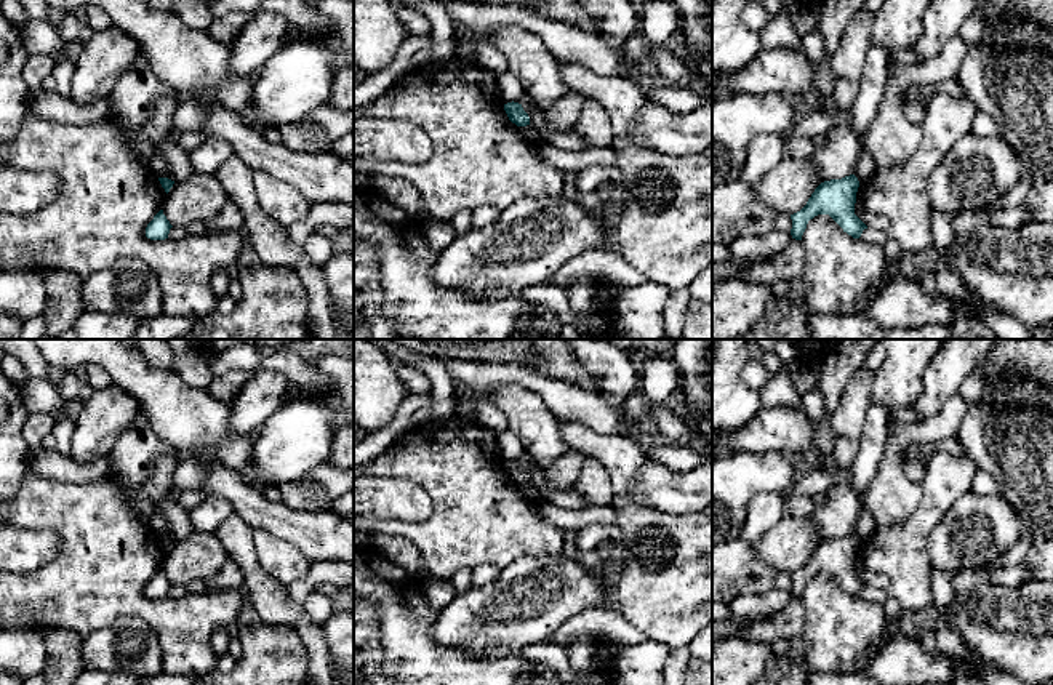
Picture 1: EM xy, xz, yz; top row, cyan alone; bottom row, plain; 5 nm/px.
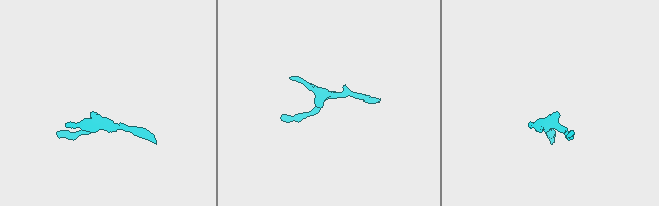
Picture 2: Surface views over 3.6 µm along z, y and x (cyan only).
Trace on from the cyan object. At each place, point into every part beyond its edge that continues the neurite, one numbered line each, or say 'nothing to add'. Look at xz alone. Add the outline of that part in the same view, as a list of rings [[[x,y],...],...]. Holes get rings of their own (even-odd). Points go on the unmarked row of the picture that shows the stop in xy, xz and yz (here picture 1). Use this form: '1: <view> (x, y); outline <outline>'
nothing to add

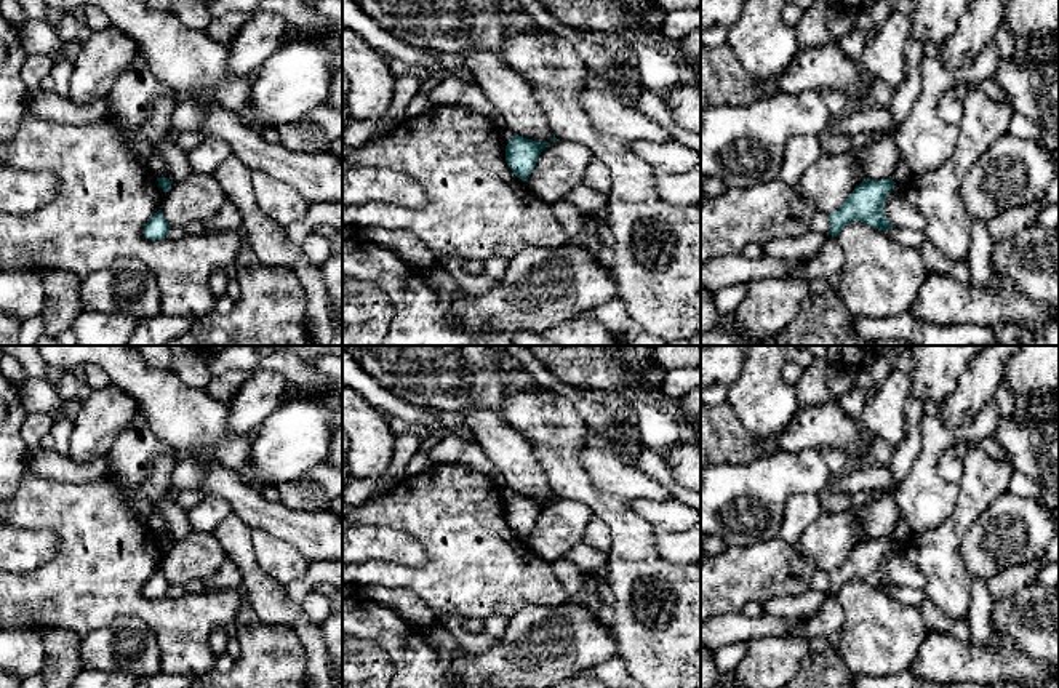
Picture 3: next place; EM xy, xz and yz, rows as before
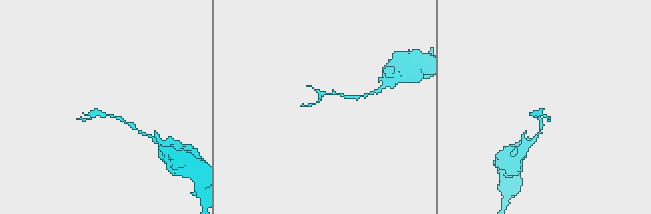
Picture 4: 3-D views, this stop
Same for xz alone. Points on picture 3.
nothing to add

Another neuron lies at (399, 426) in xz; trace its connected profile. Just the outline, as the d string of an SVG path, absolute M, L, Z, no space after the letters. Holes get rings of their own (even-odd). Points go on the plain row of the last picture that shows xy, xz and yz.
M386 413L386 419L389 422L390 430L395 435L411 434L422 440L430 434L427 427L416 422L405 421L392 413Z

